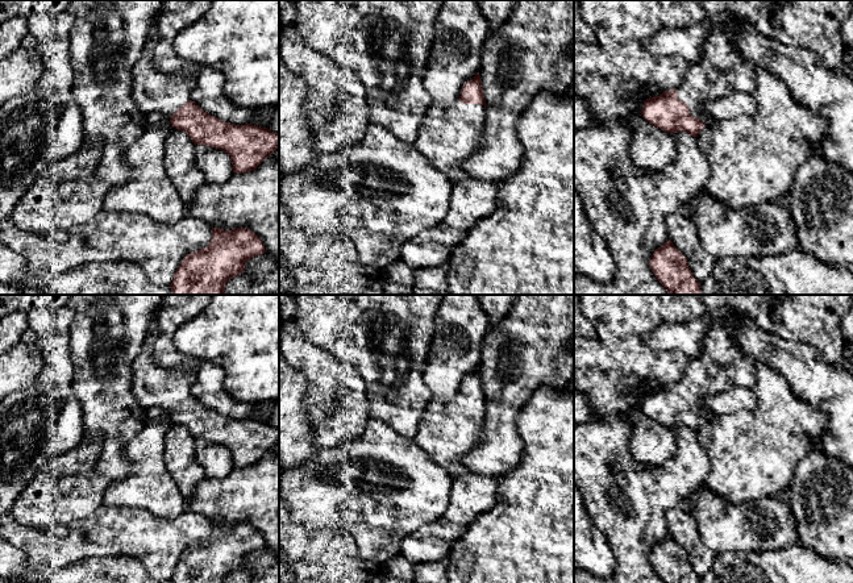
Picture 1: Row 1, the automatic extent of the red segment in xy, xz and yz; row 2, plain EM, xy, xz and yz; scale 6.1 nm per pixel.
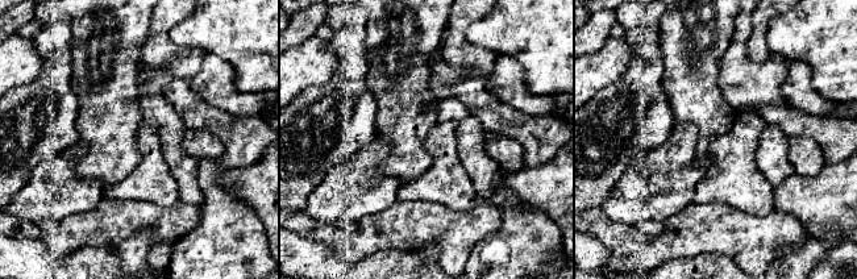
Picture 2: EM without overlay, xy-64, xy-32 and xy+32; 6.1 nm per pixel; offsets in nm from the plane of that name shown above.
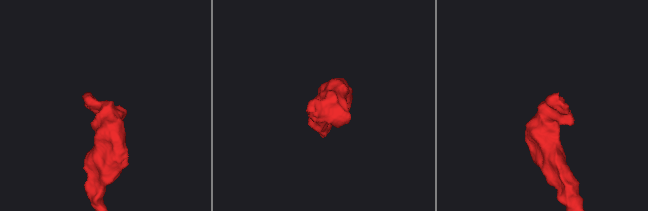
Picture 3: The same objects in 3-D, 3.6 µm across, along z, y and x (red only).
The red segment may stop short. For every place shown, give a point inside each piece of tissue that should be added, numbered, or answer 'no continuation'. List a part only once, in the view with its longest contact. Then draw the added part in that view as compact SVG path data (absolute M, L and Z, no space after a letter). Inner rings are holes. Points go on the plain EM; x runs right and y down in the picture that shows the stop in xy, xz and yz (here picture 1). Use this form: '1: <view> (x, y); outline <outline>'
1: yz (723, 366); outline M724 322L707 332L703 355L688 361L677 386L691 411L704 417L704 397L735 387L754 388L756 382L756 365L742 354Z

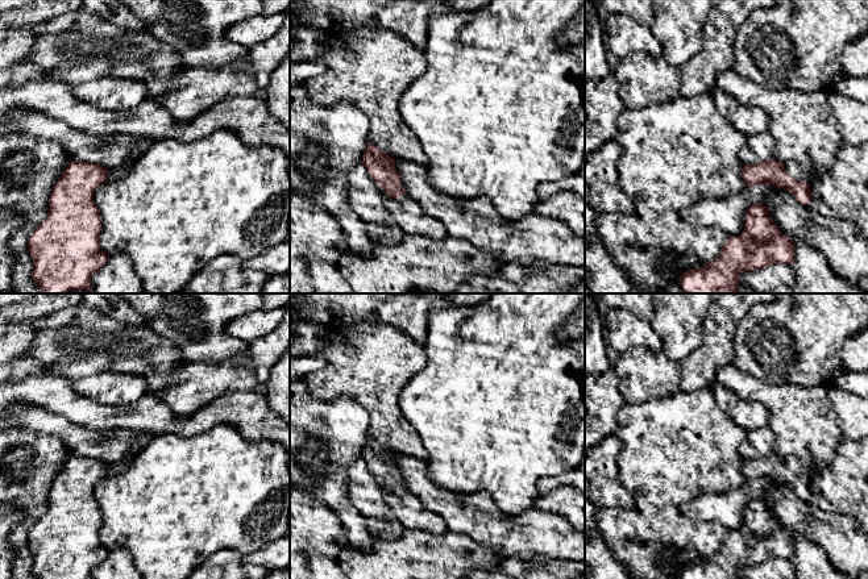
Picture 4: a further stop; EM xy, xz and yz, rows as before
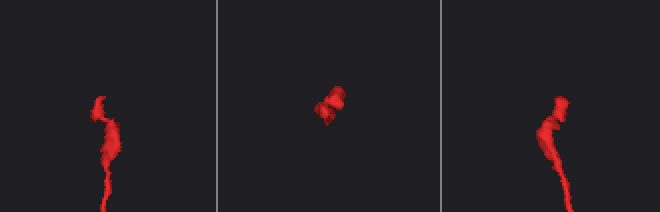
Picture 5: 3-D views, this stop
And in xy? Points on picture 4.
no continuation

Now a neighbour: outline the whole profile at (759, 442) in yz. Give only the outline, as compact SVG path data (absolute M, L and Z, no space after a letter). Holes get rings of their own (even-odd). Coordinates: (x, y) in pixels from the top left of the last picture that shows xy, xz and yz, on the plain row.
M768 426L756 428L747 432L747 437L739 446L743 459L757 459L773 454L774 436Z

